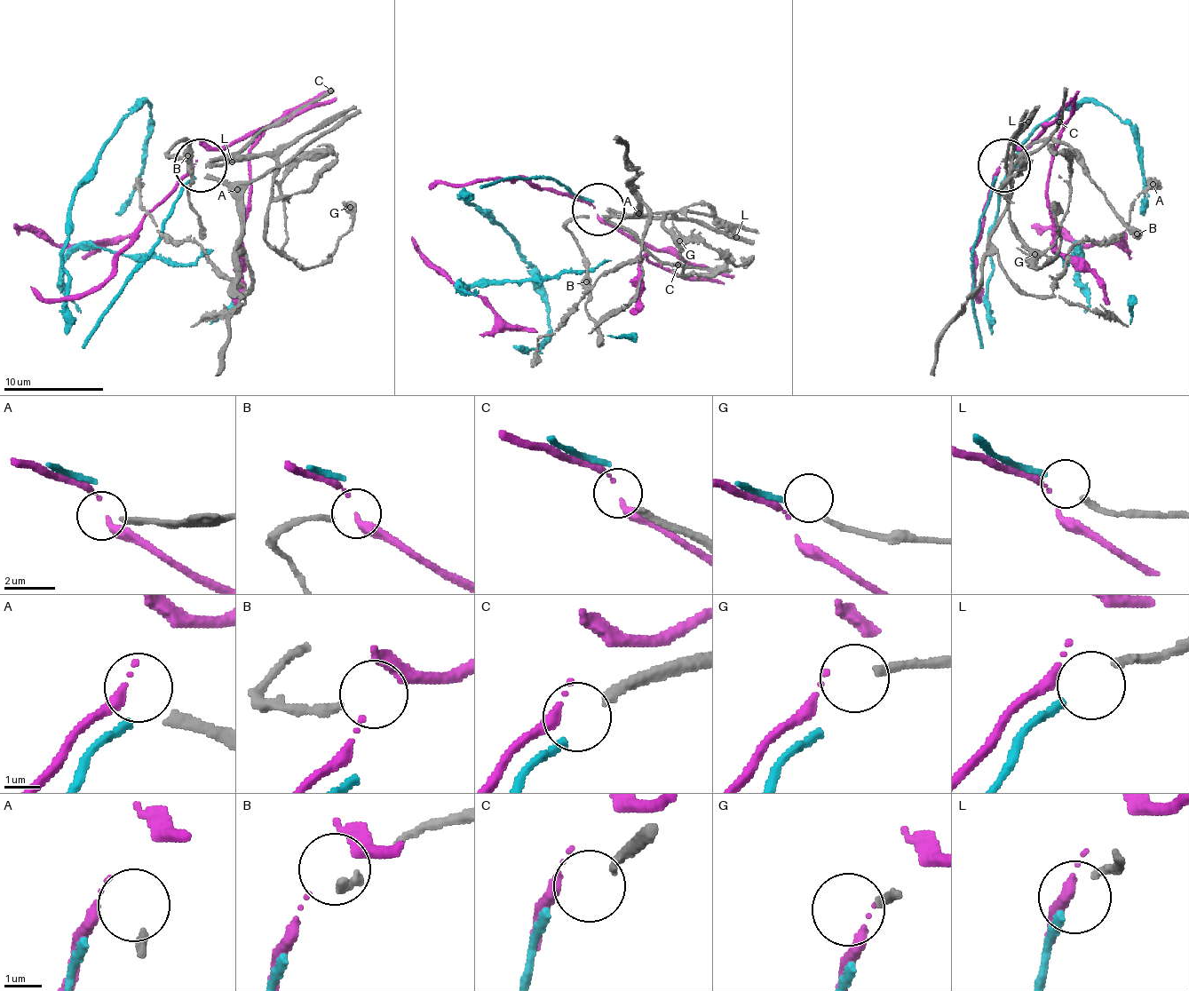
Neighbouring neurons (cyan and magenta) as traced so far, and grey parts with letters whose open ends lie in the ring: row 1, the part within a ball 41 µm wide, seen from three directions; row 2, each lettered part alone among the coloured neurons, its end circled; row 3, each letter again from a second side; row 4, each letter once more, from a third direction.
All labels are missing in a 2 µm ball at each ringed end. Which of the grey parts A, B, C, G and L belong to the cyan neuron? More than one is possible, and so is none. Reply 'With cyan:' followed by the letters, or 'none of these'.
With cyan: L

